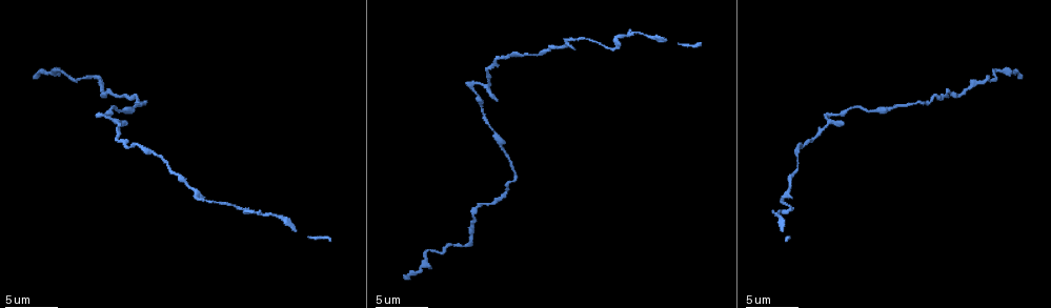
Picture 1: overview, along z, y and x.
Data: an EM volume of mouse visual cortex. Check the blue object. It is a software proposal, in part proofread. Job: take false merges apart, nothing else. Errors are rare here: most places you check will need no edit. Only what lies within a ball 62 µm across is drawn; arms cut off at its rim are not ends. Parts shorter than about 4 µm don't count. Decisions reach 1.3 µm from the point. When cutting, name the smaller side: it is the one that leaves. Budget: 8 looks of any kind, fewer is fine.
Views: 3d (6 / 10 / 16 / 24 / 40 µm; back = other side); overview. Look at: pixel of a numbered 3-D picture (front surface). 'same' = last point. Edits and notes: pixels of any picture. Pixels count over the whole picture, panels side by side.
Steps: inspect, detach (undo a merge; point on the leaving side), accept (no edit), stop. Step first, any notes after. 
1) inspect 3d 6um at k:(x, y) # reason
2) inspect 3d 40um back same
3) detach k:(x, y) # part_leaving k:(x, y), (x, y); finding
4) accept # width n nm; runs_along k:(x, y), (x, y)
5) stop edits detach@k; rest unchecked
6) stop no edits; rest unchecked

inspect 3d 16um at 1:(199, 201) # thick turns thin

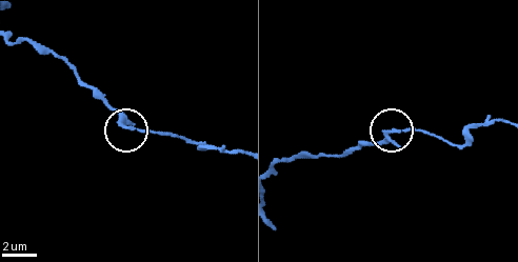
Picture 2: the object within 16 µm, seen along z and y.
inspect 3d 16um back at 2:(393, 129)

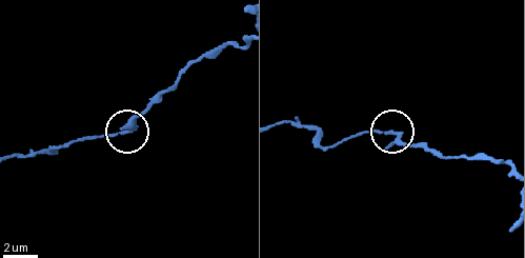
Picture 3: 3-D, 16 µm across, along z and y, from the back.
accept # width 210 nm; runs_along 3:(241, 47), (224, 44), (199, 57), (126, 132), (85, 138); all the same cell

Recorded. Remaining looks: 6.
inspect 3d 10um at 1:(109, 117) # three-way junction

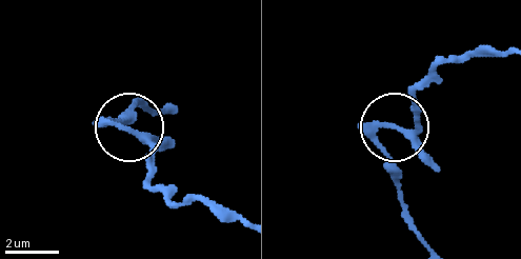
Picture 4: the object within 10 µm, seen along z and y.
accept # one cell here

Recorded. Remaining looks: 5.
inspect 3d 16um at 1:(993, 70) # thick turns thin

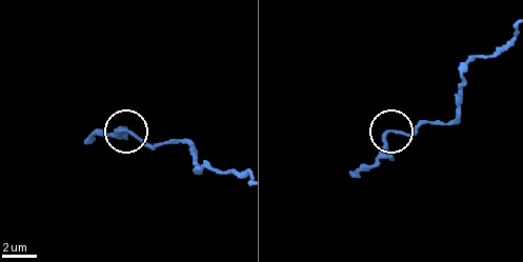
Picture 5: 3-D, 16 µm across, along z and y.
inspect 3d 16um back at 5:(385, 135)

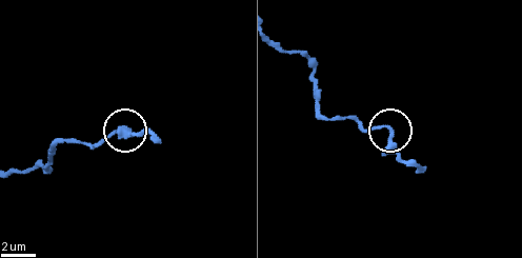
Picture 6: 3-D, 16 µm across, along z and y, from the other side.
accept # runs_along 6:(11, 171), (48, 170), (48, 153), (62, 144), (141, 132); all the same cell

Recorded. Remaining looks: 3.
inspect 3d 10um at 1:(97, 76) # sudden change in width

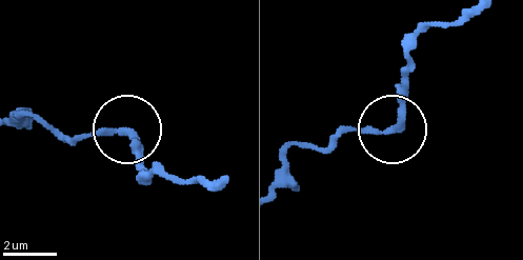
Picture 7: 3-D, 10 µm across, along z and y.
accept # all the same cell

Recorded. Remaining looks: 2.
stop no edits; rest unchecked

